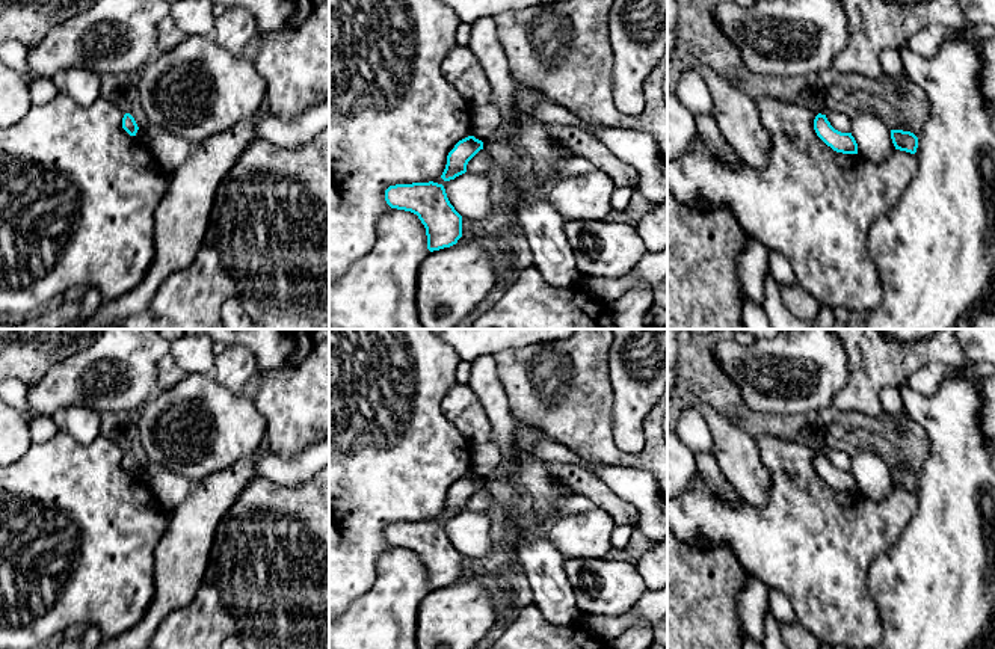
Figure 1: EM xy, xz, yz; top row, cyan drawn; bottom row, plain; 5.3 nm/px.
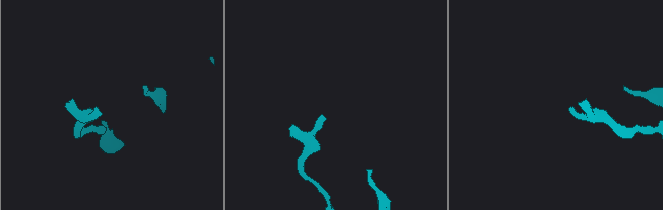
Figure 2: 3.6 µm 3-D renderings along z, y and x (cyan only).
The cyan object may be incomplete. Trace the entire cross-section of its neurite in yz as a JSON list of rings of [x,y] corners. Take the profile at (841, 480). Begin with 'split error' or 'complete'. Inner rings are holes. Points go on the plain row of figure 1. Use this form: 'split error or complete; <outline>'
complete; [[[818,451],[815,454],[814,468],[817,474],[833,489],[843,492],[858,492],[858,481],[852,471],[841,471],[835,468],[826,453]]]

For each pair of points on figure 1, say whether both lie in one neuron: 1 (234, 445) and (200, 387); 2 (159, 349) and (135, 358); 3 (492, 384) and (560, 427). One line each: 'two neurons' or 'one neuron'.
1: one neuron
2: one neuron
3: two neurons

